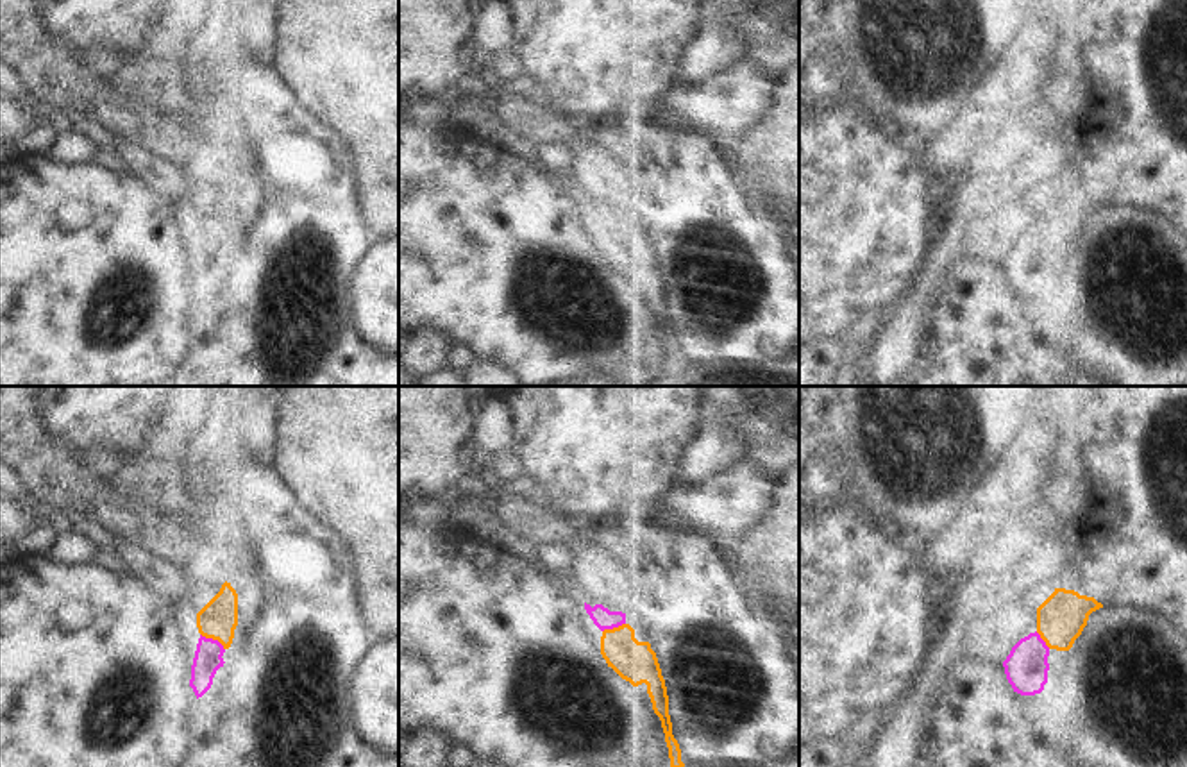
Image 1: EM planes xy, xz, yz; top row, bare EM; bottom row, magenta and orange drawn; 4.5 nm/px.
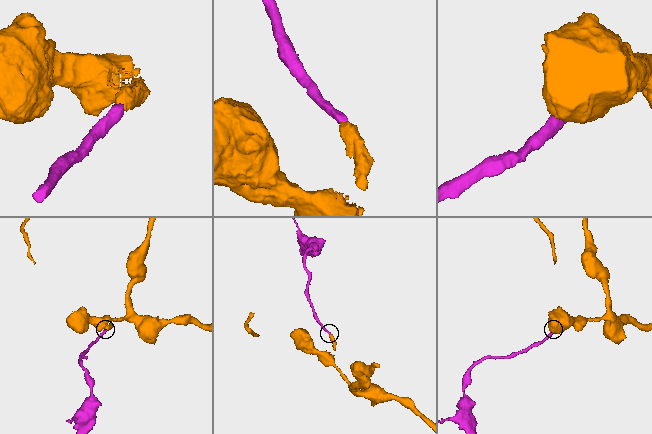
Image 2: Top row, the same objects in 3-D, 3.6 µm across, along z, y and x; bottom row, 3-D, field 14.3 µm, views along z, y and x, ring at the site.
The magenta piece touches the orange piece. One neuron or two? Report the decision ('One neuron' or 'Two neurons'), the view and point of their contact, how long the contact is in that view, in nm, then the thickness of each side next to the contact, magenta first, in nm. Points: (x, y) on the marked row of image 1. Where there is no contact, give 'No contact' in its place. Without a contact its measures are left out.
One neuron. Touches magenta at xy (211, 639). Shared border 130 nm. Thickness 130 nm (magenta) against 170 nm

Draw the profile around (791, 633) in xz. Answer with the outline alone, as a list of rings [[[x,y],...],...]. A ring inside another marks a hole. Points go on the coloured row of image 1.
[[[792,624],[788,628],[779,628],[779,629],[787,640],[790,658],[796,662],[799,676],[799,624]]]

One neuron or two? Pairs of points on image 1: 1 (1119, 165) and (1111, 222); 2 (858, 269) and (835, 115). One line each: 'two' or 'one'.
1: two
2: one

